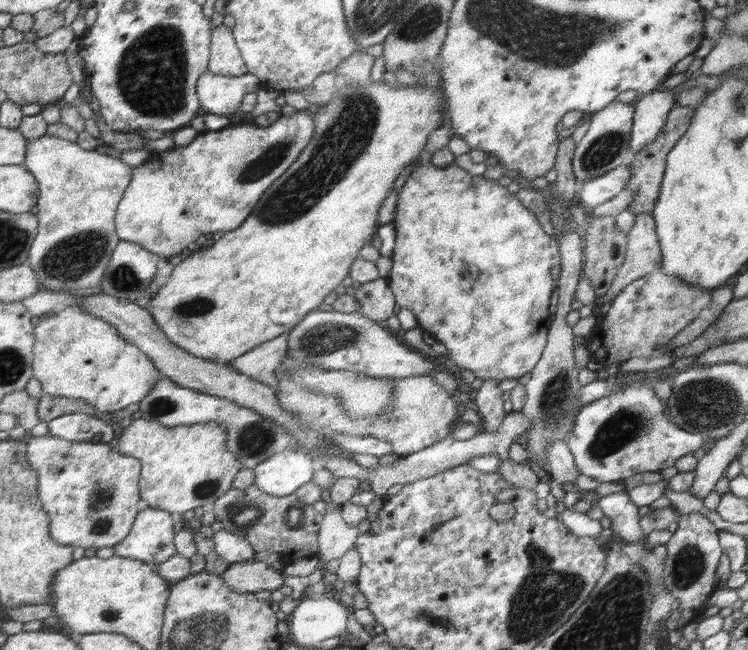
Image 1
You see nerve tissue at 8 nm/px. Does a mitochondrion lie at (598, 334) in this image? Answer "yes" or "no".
no

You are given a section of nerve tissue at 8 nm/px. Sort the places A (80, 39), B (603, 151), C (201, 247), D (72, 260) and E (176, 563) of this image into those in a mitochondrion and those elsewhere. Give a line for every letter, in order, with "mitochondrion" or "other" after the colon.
A: other
B: mitochondrion
C: other
D: mitochondrion
E: other

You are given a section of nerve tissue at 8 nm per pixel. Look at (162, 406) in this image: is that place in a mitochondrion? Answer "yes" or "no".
yes

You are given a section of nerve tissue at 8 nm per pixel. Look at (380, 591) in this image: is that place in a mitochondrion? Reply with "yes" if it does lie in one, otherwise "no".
no

